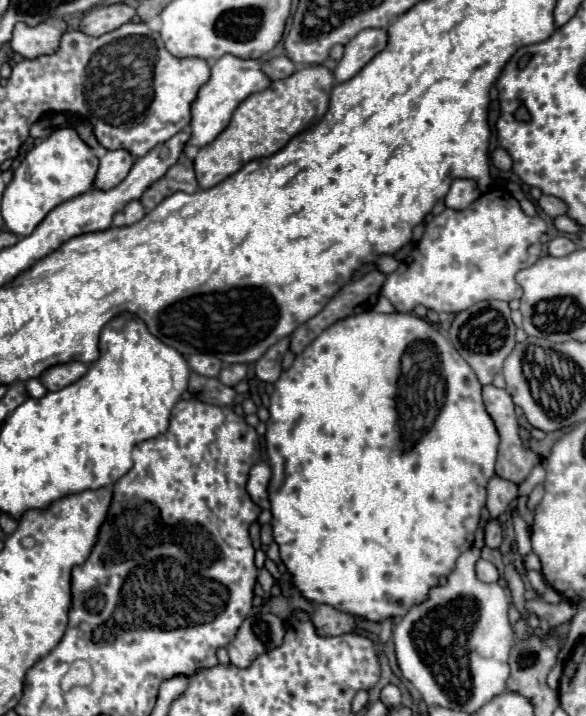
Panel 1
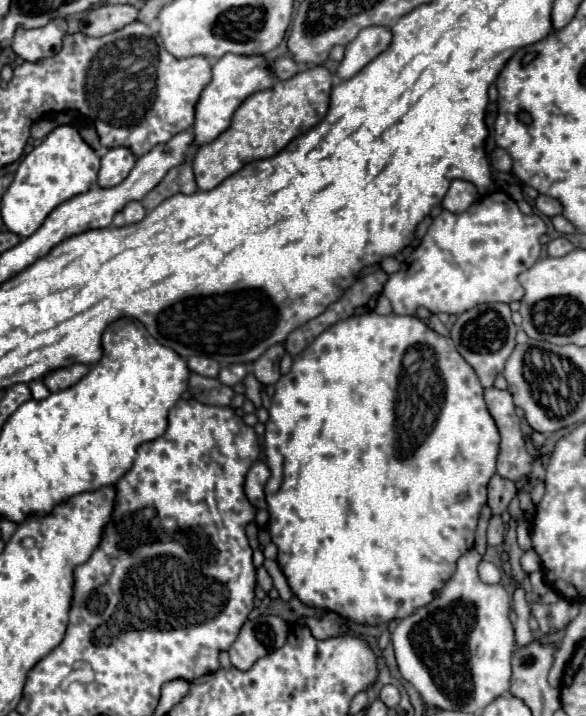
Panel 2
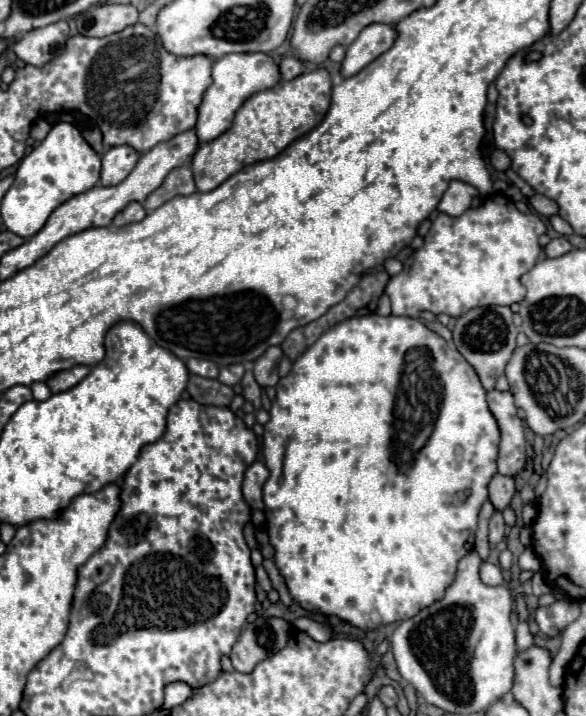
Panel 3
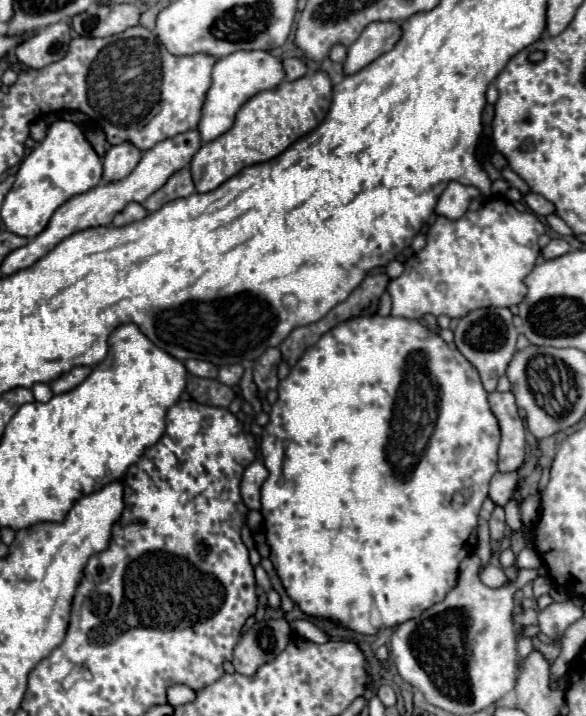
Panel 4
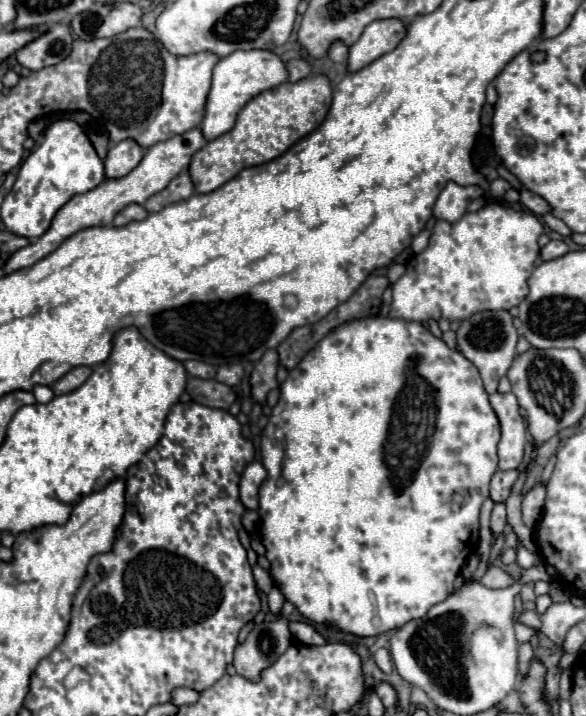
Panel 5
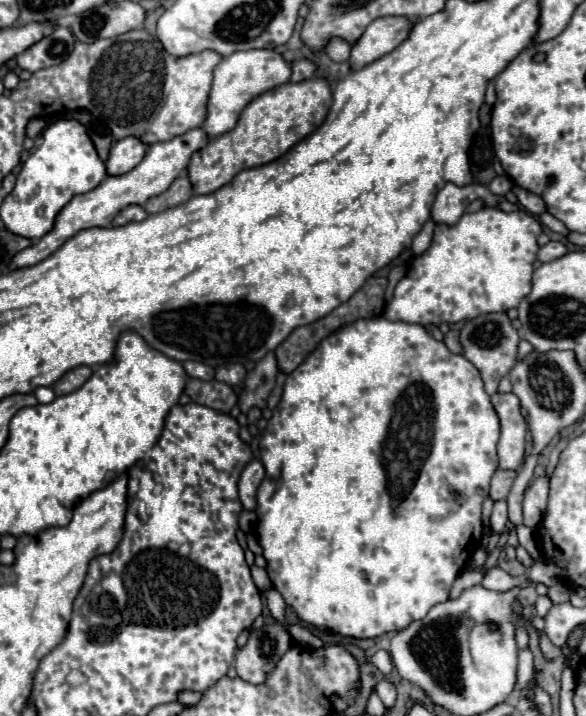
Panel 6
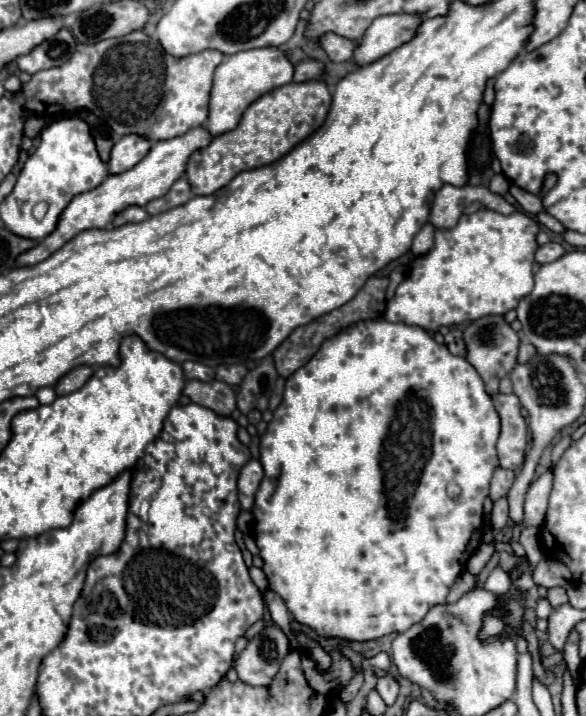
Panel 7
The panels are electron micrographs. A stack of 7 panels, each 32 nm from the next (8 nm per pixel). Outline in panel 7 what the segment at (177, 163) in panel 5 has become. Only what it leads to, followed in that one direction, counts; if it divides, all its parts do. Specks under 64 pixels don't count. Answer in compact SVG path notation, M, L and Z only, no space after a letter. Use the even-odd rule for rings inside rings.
M192 128L182 136L176 136L172 140L160 140L154 142L148 150L148 154L130 170L122 172L122 174L110 174L100 186L96 186L94 190L78 194L72 198L72 202L64 208L64 212L58 218L56 230L52 234L48 234L40 244L36 244L34 248L30 248L28 252L20 254L16 258L16 266L32 266L38 264L42 260L46 260L52 252L56 252L58 248L62 248L68 240L72 240L78 232L82 230L90 230L90 228L108 228L114 220L114 216L118 212L122 212L126 206L146 206L150 200L164 196L164 192L168 192L168 188L184 174L186 170L186 162L190 158L192 152L208 146L212 140L212 136L208 136L208 132L204 132L204 128Z

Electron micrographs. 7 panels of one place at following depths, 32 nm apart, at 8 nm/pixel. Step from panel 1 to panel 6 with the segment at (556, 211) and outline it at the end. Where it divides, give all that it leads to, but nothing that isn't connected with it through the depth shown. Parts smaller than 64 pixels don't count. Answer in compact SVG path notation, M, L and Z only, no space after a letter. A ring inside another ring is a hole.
M514 186L512 190L516 192L516 196L518 196L520 204L522 204L530 214L540 216L542 212L546 212L546 204L544 204L544 200L542 200L540 196L536 196L536 194L532 194L532 192L524 190L524 188L518 188L518 186Z

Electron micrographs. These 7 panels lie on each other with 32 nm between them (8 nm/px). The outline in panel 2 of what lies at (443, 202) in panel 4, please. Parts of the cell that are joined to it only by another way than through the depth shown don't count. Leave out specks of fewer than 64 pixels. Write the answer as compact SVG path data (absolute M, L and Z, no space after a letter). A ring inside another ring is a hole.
M452 180L450 190L446 192L442 200L442 206L450 212L464 212L476 198L478 198L478 190L472 182Z

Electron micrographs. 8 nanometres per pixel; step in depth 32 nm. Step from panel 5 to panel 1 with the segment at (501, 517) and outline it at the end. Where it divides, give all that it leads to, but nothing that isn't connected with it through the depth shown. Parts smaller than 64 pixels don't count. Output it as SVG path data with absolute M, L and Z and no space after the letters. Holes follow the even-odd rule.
M490 520L486 530L484 530L484 544L488 548L498 548L502 544L502 526L498 520Z

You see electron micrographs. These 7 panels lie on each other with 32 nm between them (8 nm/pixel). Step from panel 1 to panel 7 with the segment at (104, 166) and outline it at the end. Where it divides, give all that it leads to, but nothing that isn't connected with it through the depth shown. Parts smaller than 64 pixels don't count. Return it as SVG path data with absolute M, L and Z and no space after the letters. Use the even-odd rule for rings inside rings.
M136 134L120 138L110 152L110 160L108 160L110 172L122 174L122 172L130 170L132 166L136 166L148 154L150 146L152 144L148 140L144 140L142 136L136 136Z

